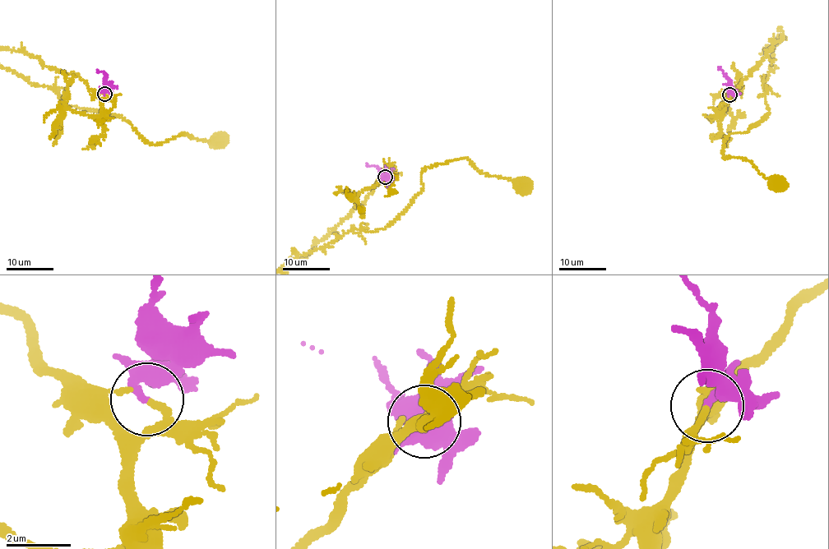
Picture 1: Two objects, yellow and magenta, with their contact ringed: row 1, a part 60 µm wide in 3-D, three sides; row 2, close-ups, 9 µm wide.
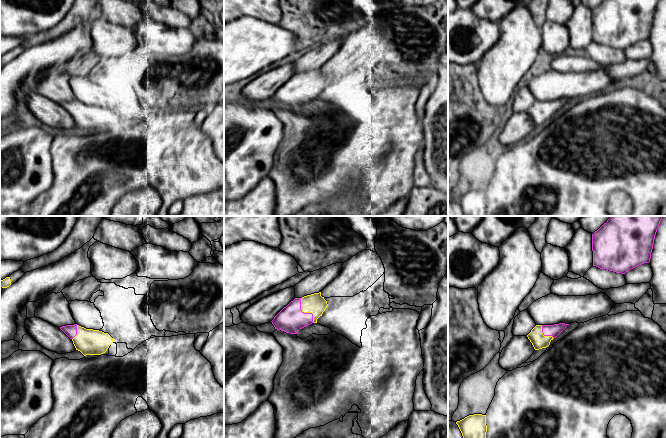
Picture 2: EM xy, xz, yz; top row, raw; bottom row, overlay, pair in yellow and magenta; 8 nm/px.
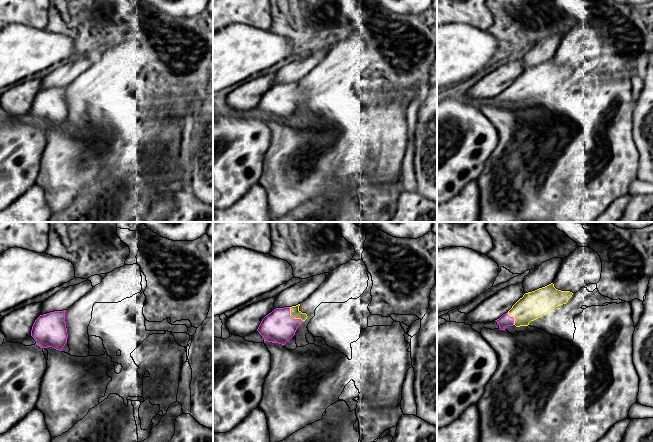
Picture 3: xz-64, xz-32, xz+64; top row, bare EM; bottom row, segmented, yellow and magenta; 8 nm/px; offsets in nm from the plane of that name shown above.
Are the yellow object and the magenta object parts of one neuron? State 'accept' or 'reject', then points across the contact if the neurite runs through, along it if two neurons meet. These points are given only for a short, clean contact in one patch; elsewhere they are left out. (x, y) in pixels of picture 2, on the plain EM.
accept; way xz (316, 80), (305, 88), (300, 88), (290, 95)

